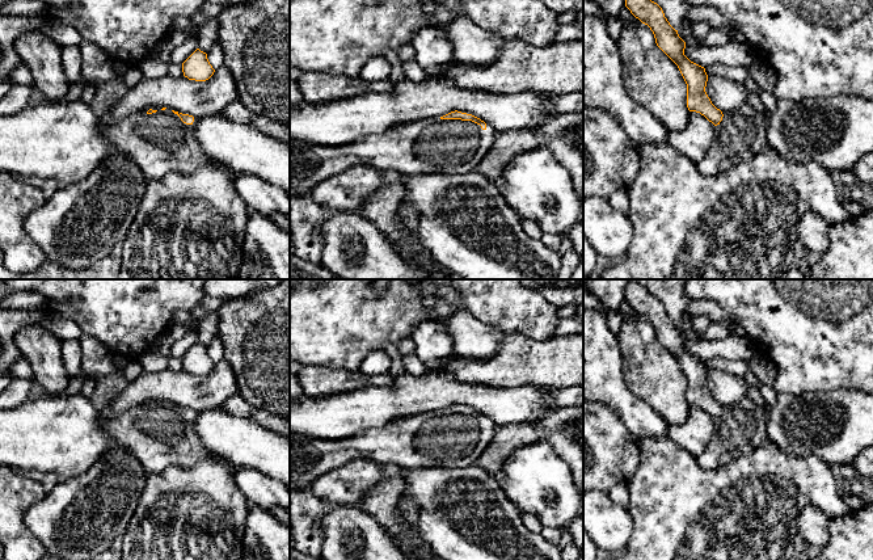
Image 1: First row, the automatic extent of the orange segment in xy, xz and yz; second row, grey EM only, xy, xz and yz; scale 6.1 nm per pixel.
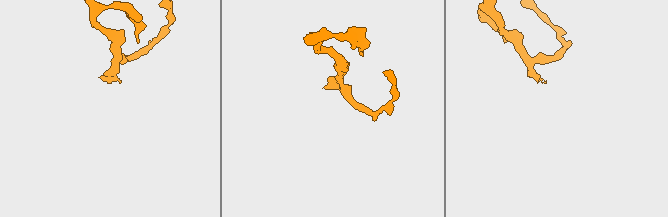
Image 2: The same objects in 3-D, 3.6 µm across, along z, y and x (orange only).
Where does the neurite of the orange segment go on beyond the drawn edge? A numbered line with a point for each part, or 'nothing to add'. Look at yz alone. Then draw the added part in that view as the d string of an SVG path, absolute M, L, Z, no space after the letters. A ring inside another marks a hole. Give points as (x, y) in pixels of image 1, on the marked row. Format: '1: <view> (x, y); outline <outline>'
1: yz (741, 134); outline M748 105L724 111L722 121L714 126L714 139L705 156L697 163L699 172L713 177L768 147L768 118Z

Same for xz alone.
1: xz (429, 144); outline M421 118L388 129L384 134L371 135L340 147L316 146L290 140L290 198L311 194L326 178L351 165L366 164L380 173L447 173L464 174L476 170L494 143L495 130L486 123L482 130L472 121Z

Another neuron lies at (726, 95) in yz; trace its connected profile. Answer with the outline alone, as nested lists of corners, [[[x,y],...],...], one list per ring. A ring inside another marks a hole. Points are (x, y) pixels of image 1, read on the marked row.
[[[722,76],[708,77],[705,92],[712,104],[724,111],[738,110],[747,105],[751,90],[750,83],[737,83]]]

